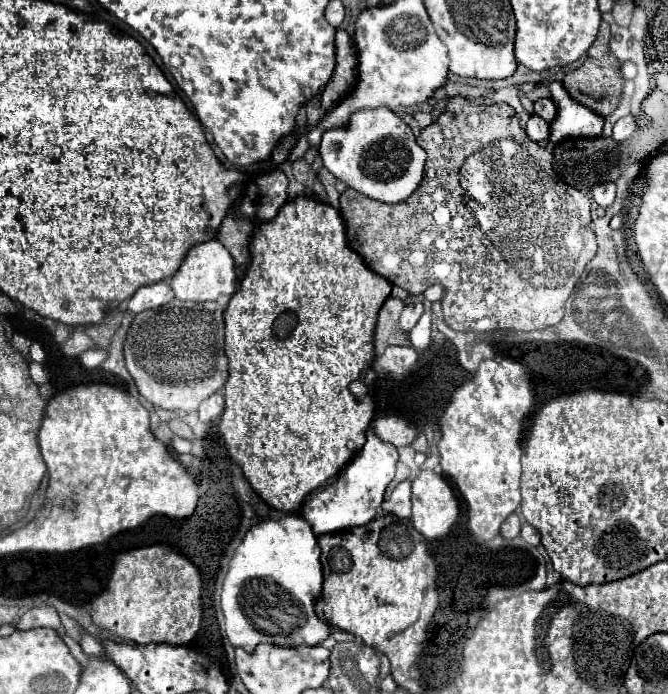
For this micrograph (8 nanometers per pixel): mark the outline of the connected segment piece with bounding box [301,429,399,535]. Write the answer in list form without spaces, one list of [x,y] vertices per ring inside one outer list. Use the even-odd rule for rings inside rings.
[[[371,429],[367,431],[367,441],[361,447],[361,451],[347,463],[333,479],[321,485],[321,489],[315,489],[307,501],[303,503],[301,515],[307,519],[307,523],[313,527],[315,535],[323,533],[335,533],[349,527],[359,527],[377,517],[377,509],[383,503],[383,495],[387,485],[391,483],[395,475],[397,465],[397,449],[385,441],[381,441]]]

